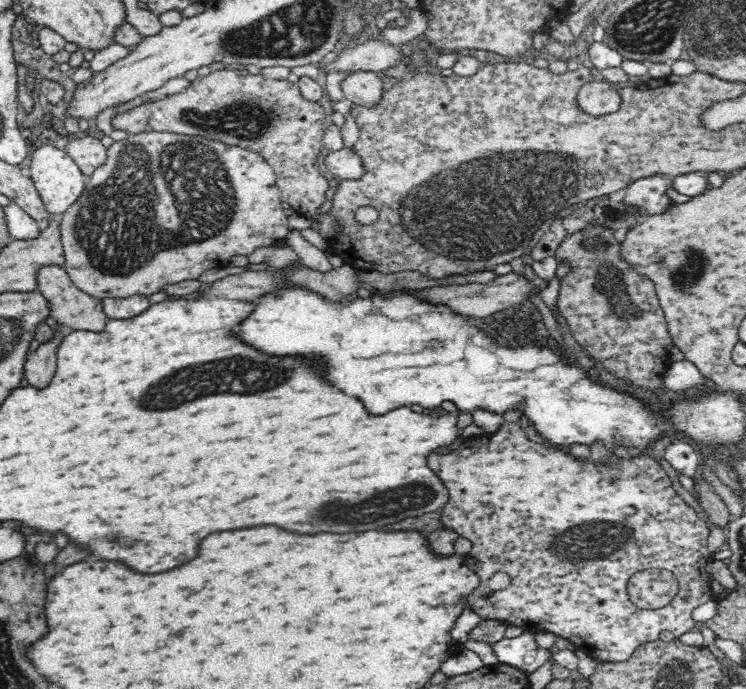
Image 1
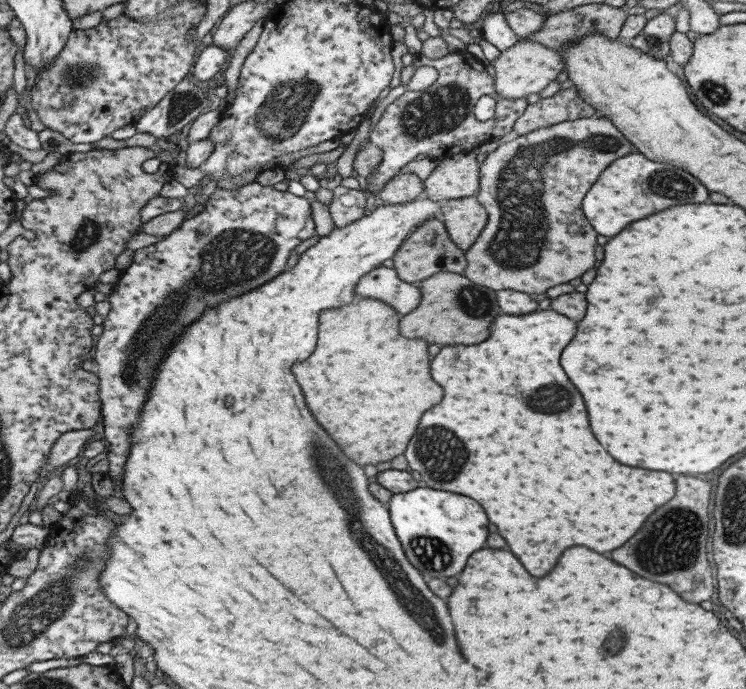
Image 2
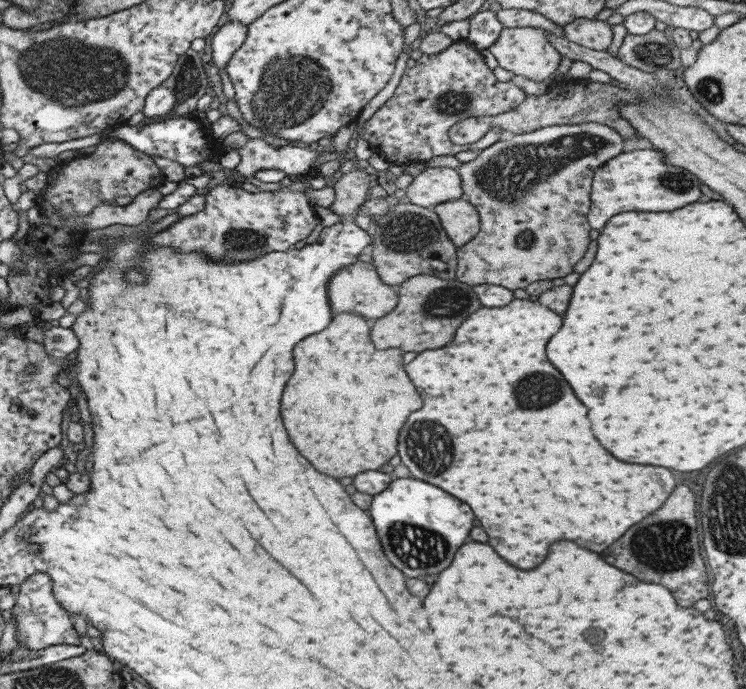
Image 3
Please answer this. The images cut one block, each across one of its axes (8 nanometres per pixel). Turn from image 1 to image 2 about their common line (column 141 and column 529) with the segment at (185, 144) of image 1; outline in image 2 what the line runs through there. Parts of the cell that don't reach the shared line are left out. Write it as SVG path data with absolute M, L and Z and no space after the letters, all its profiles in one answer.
M595 115L537 128L498 144L479 166L480 190L474 197L482 204L487 222L475 243L464 252L466 266L461 275L473 284L494 291L529 295L545 293L547 288L569 282L593 268L597 234L582 213L582 198L591 184L597 181L603 168L607 168L613 160L635 152L635 147L611 121Z

